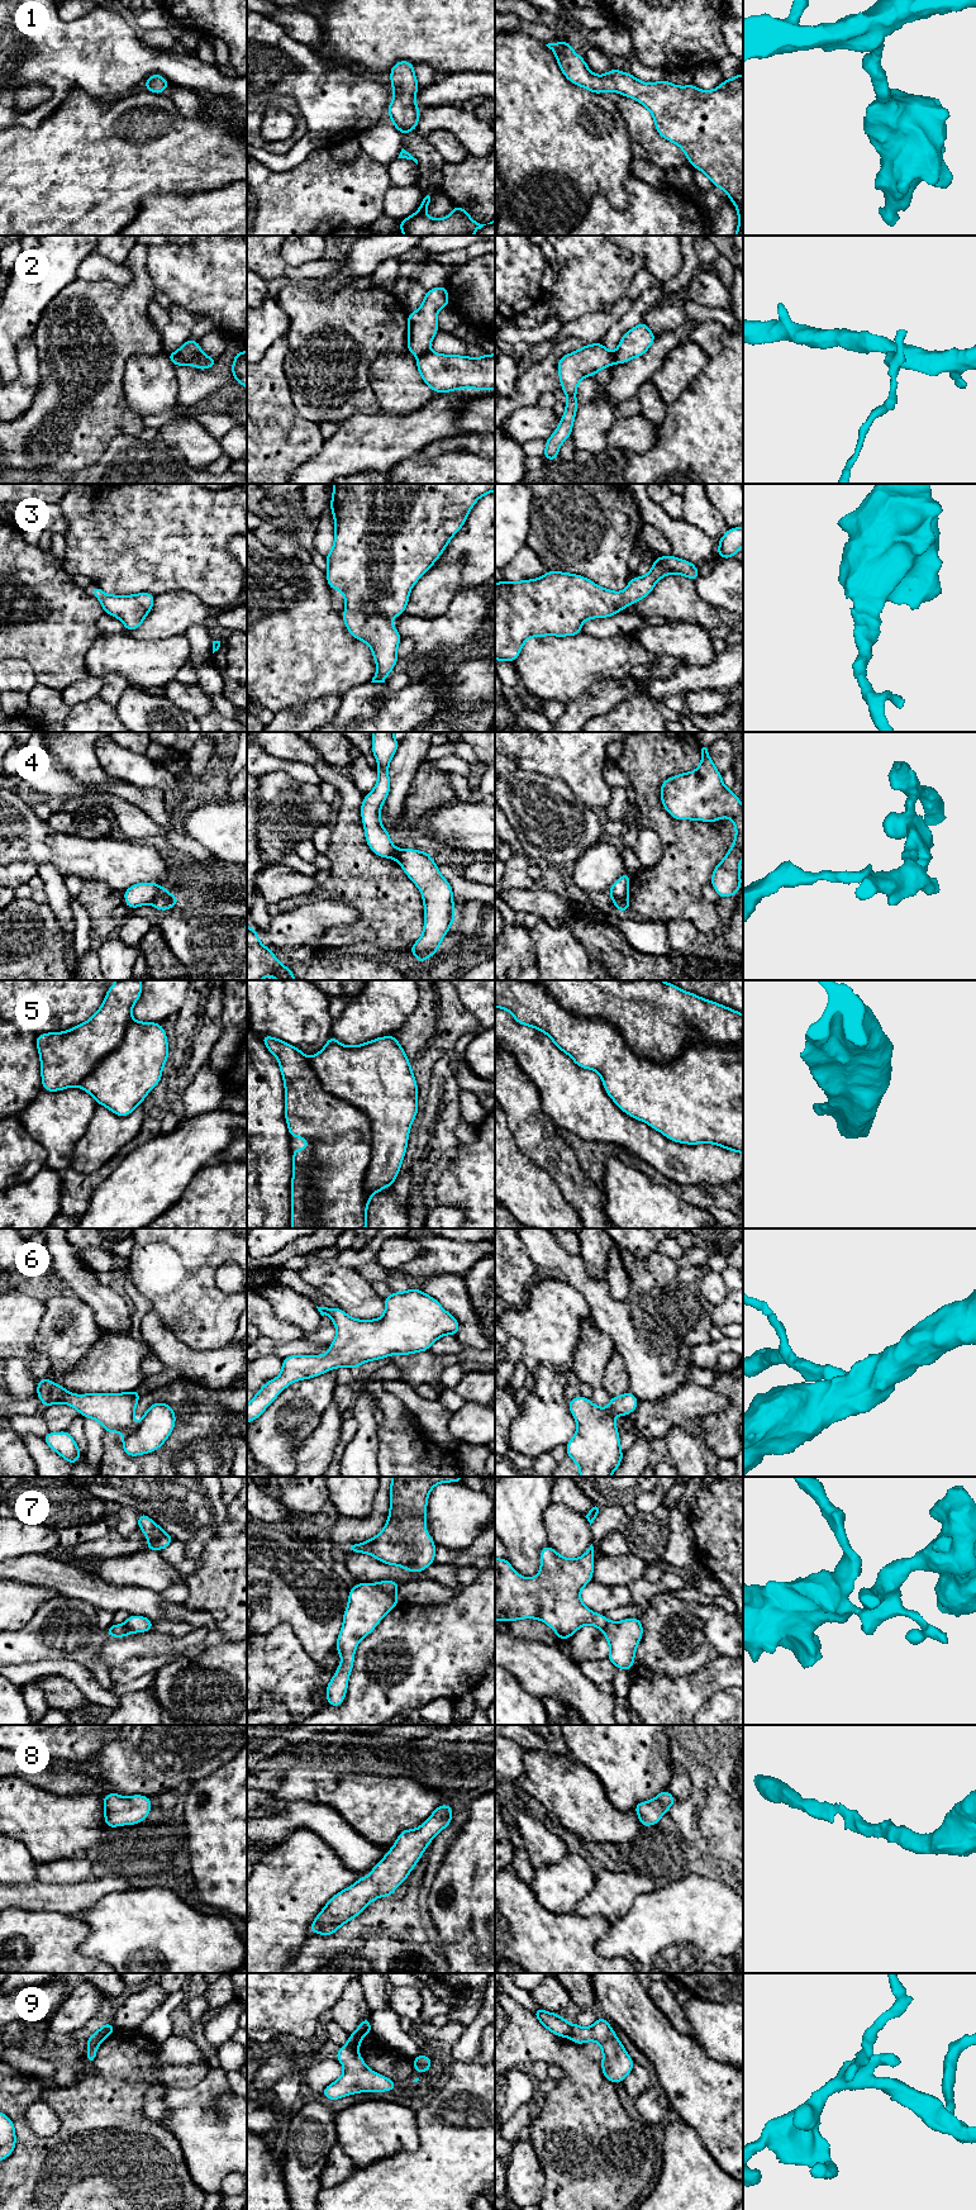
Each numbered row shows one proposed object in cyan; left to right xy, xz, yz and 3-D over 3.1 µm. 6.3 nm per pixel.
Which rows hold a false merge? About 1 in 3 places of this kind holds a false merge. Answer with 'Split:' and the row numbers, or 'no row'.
Split: 2, 4, 5, 7, 9

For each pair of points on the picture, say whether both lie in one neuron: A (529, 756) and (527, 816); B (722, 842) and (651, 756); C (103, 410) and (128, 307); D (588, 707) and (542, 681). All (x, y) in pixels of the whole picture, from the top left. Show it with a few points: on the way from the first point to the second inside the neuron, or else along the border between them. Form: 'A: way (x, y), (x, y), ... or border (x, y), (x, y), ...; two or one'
A: border (518, 768), (558, 778); two
B: way (691, 842), (685, 842), (651, 808), (651, 787); one
C: way (109, 385), (119, 353), (119, 332); one
D: border (599, 681), (566, 703); two

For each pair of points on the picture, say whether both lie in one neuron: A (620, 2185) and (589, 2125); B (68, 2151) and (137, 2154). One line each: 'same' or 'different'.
A: same
B: same

